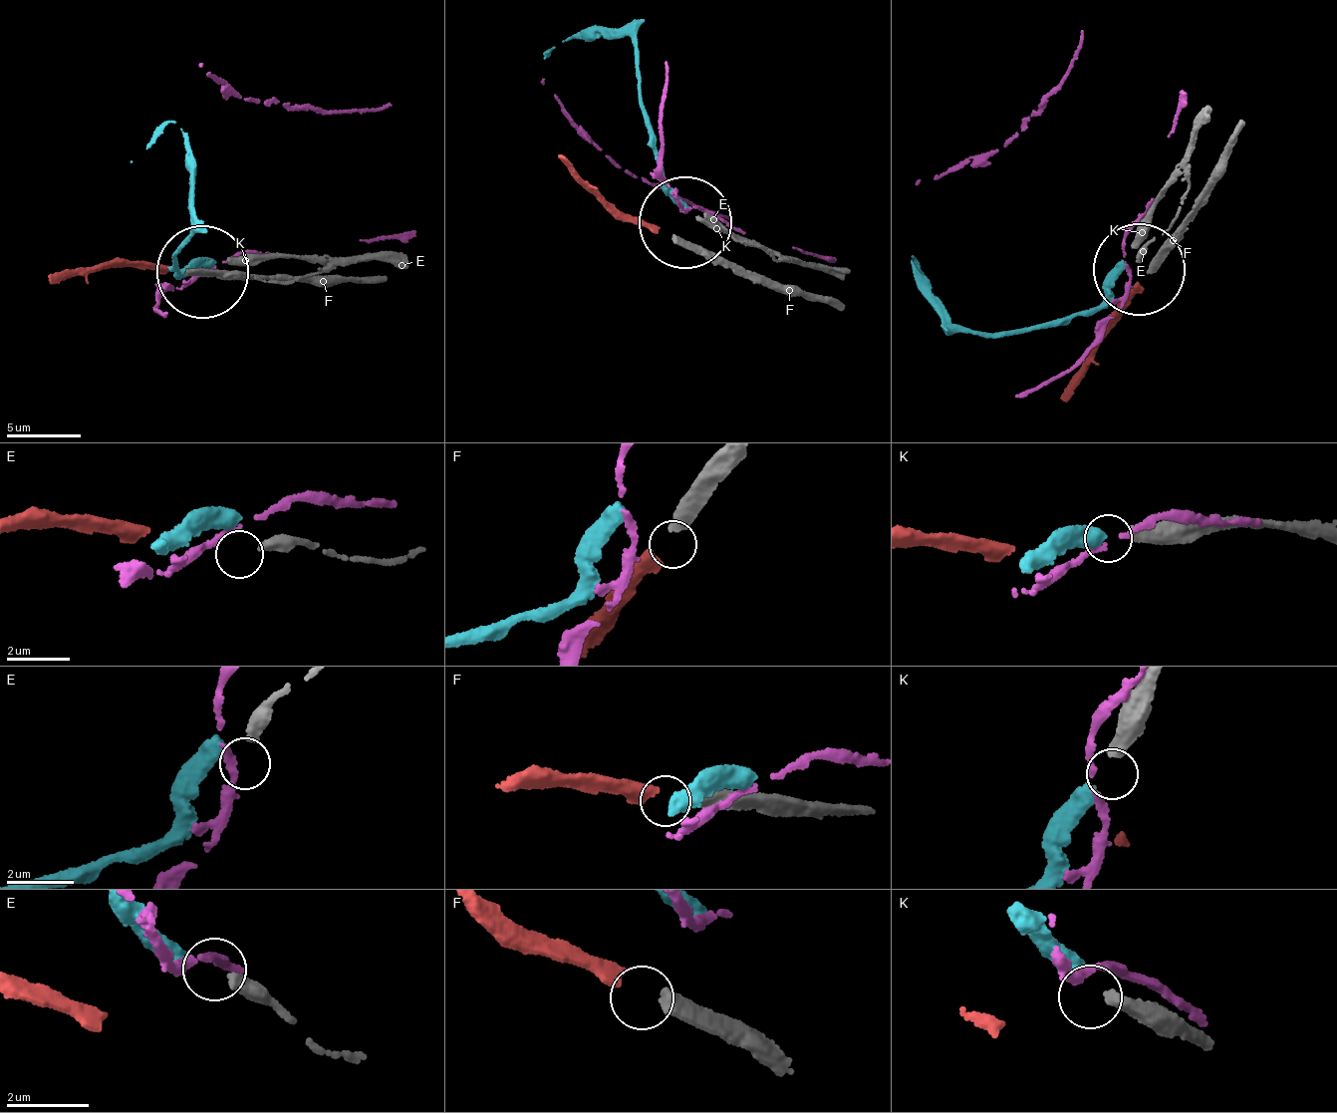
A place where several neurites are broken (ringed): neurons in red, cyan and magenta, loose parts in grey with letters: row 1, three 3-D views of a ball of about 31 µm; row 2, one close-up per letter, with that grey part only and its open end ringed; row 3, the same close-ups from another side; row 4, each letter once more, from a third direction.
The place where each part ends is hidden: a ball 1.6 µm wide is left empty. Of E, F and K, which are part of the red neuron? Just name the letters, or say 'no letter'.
F

